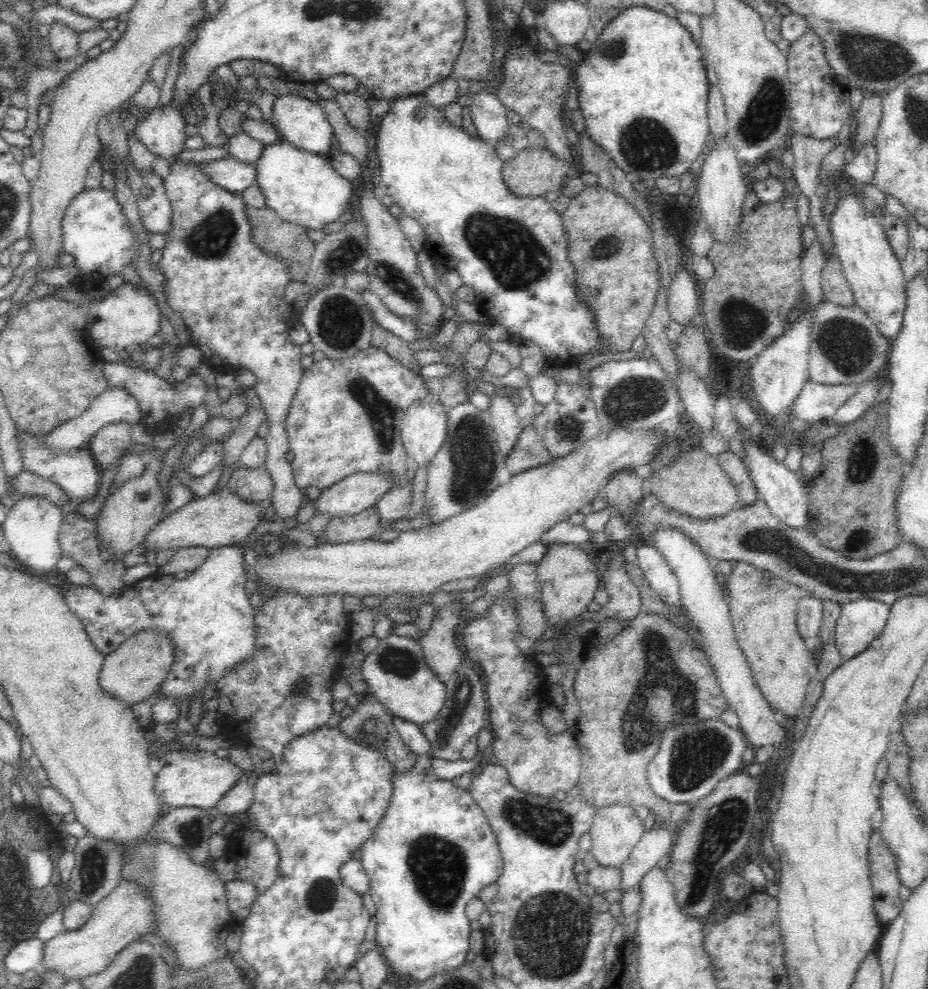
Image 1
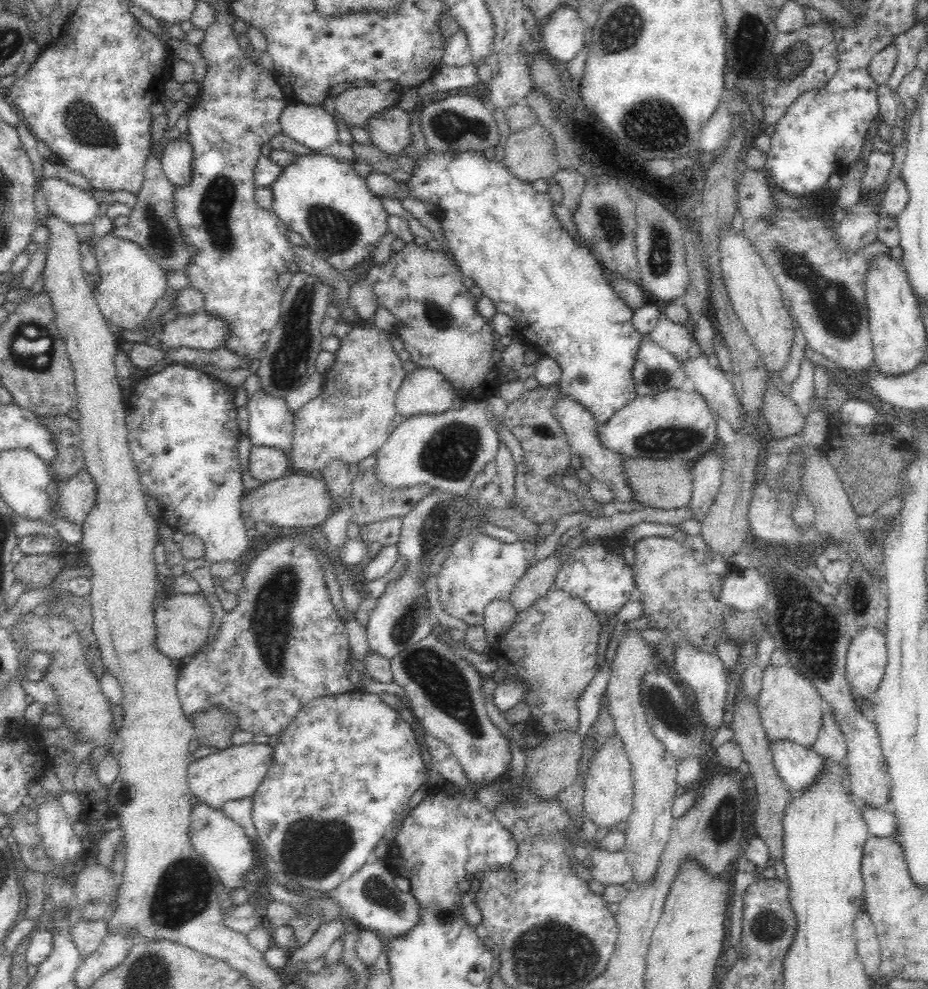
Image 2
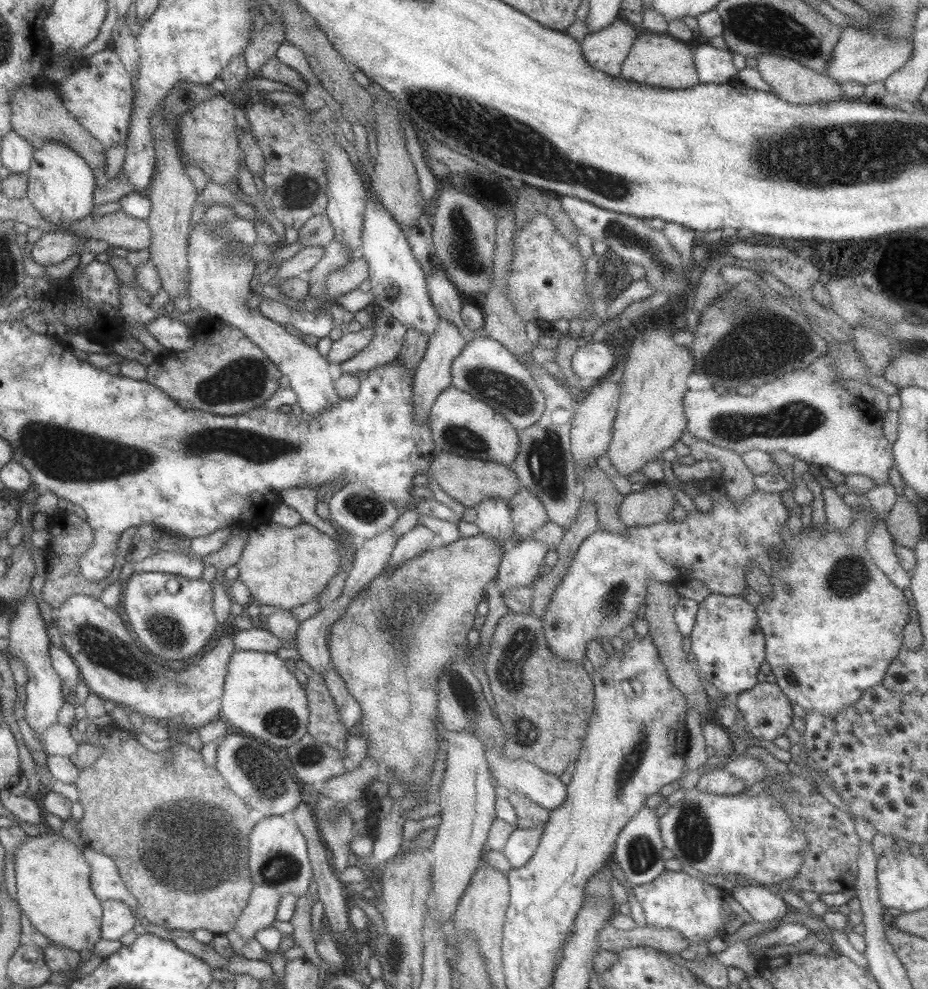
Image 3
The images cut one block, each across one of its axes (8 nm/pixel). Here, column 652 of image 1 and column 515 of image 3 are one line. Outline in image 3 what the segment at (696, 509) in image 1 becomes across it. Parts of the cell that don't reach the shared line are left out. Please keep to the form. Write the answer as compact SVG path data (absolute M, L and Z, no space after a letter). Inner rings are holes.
M435 452L431 457L429 470L432 478L445 494L465 507L473 507L481 500L489 498L499 498L508 502L521 487L516 474L507 465L488 460L463 458L450 452Z

